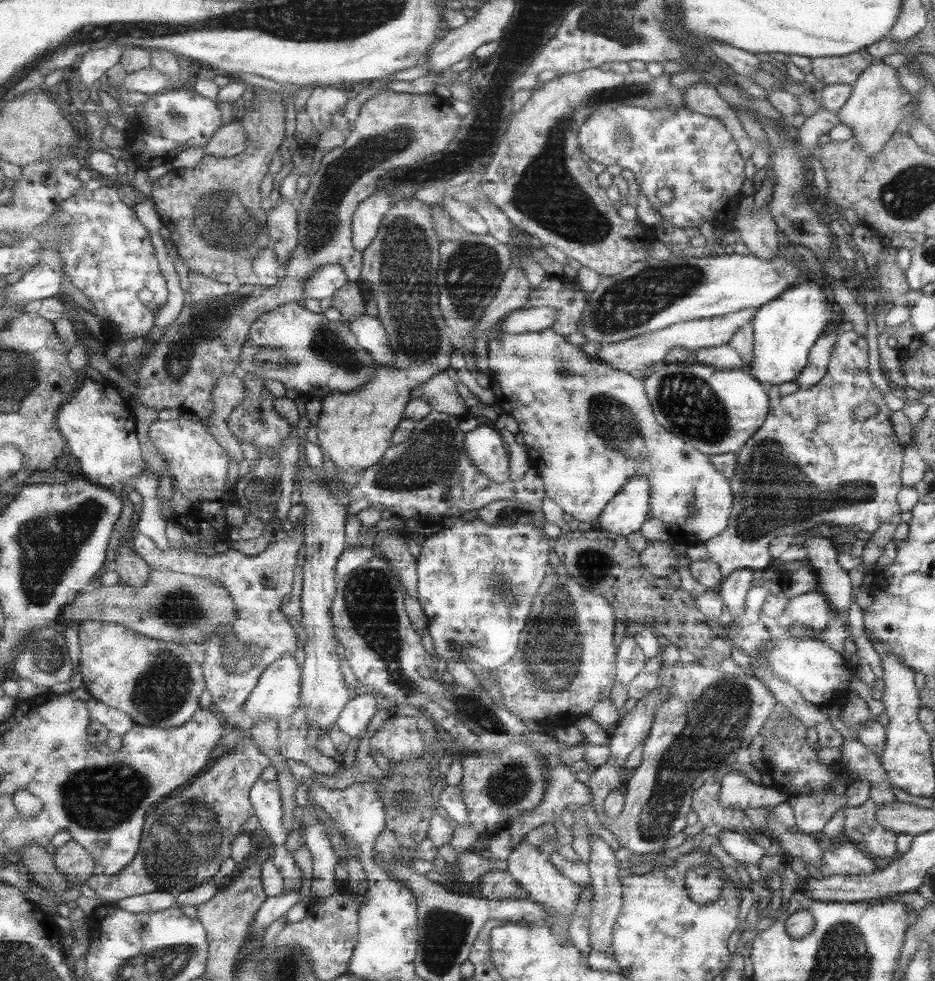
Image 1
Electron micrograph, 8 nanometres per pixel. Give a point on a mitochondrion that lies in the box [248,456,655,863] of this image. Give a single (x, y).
(552, 658)

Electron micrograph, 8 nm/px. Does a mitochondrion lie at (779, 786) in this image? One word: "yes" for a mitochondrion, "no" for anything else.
no

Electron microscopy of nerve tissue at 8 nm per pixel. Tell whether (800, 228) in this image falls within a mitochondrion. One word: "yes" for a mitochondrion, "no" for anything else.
no

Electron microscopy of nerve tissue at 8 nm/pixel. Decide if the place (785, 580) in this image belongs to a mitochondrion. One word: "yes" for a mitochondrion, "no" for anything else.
yes

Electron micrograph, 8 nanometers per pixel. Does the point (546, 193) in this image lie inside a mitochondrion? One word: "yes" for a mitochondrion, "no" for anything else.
yes

